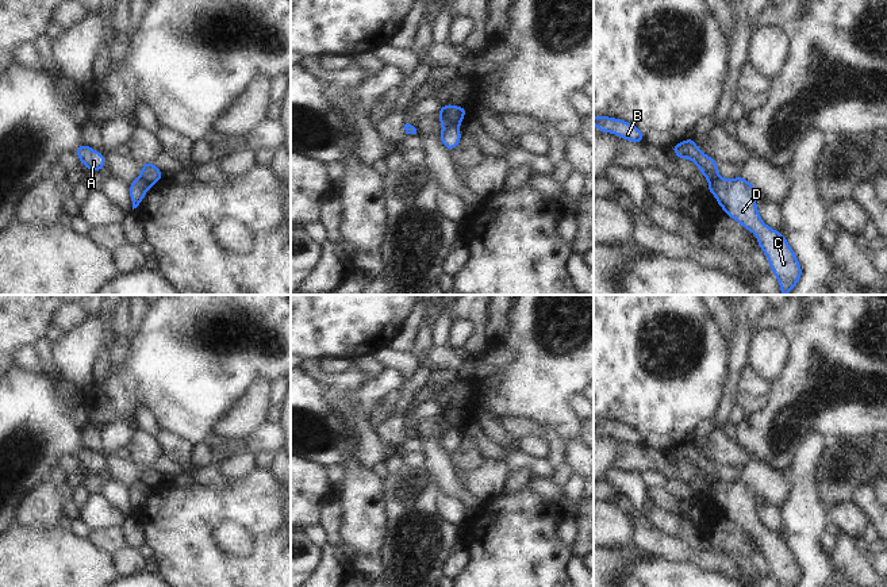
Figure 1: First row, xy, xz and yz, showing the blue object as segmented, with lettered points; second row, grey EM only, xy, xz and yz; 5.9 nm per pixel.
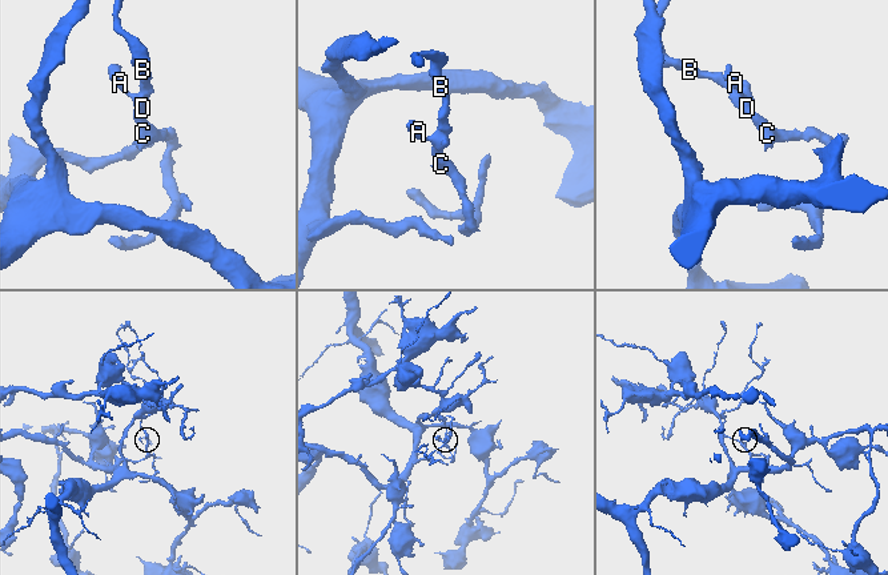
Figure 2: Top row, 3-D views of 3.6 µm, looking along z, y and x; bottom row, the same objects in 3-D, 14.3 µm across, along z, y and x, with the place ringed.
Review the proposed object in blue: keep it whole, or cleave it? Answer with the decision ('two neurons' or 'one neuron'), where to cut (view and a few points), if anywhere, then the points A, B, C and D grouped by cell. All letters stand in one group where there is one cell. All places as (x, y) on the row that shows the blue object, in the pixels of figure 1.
two neurons; cut xz (438, 112), (449, 122), (459, 125); groups A C D / B

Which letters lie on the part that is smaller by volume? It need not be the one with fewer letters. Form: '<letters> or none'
A, C, D

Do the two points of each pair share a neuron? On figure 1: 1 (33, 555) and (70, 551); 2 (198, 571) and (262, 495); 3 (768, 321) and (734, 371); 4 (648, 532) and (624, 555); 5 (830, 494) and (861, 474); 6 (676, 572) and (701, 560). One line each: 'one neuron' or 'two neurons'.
1: one neuron
2: one neuron
3: one neuron
4: two neurons
5: one neuron
6: two neurons

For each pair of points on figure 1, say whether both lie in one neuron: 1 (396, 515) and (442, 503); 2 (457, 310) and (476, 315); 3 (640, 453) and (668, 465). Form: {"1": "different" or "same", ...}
{"1": "different", "2": "same", "3": "same"}

